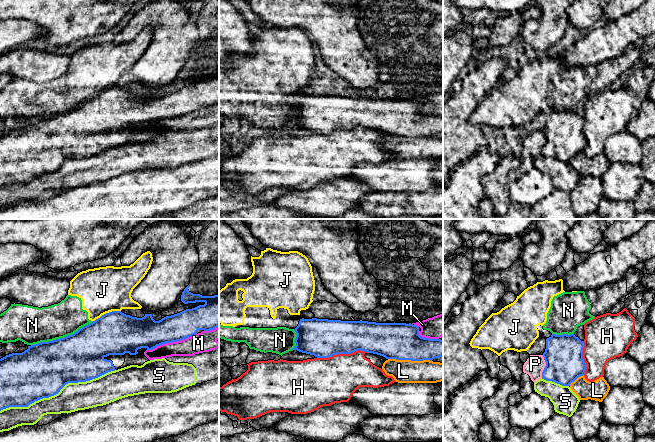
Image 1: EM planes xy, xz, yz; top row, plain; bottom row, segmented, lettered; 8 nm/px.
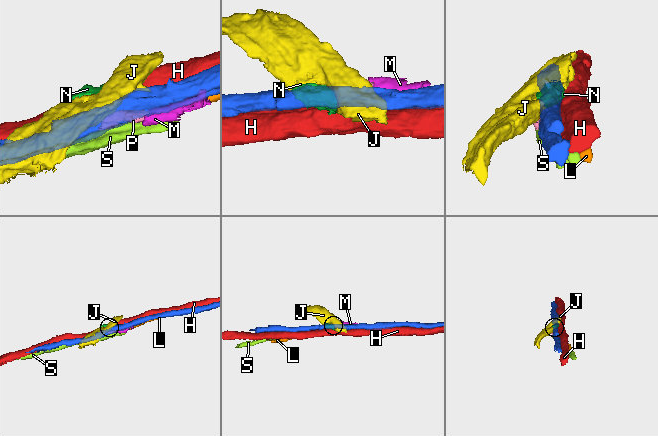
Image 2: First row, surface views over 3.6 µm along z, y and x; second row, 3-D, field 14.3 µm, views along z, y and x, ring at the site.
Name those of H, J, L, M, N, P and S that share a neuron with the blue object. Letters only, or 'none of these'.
none of these

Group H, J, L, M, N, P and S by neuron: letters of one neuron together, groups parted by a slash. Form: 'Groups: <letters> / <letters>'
Groups: H / J N / L / M P / S

